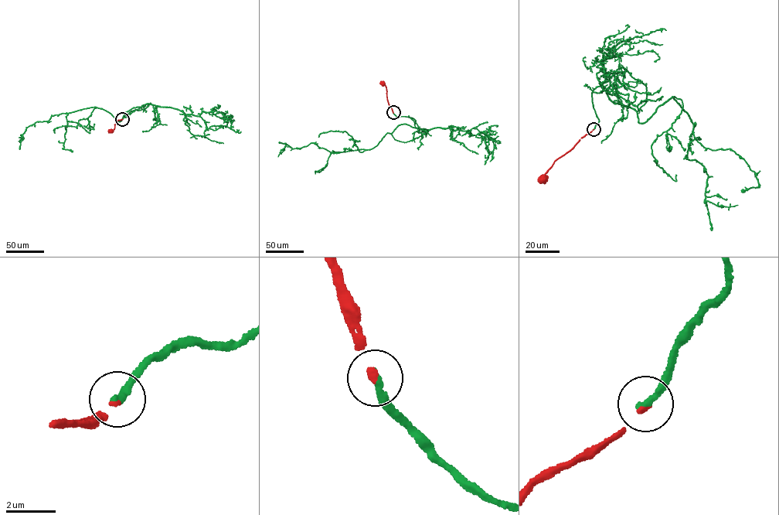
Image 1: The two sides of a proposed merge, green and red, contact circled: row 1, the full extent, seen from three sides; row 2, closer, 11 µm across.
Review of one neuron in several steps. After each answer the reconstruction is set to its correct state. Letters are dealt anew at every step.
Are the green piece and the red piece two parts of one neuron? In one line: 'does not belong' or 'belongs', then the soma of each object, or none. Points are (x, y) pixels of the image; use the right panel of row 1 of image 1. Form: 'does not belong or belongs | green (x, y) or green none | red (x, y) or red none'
belongs | green none | red (543, 179)

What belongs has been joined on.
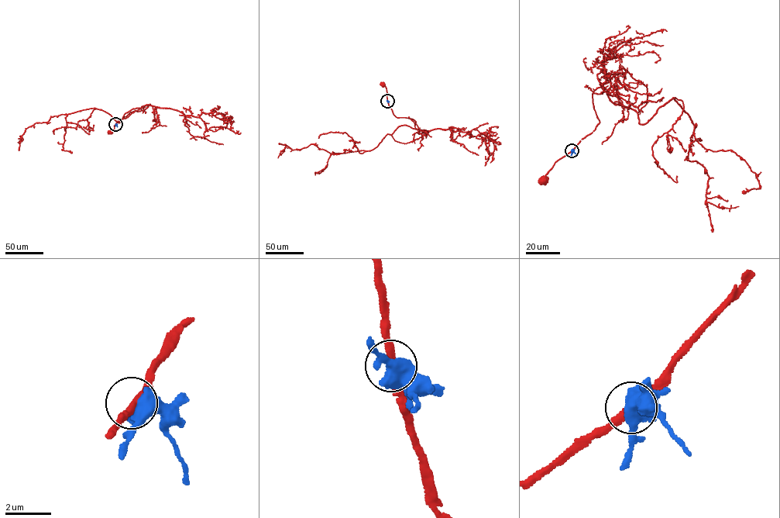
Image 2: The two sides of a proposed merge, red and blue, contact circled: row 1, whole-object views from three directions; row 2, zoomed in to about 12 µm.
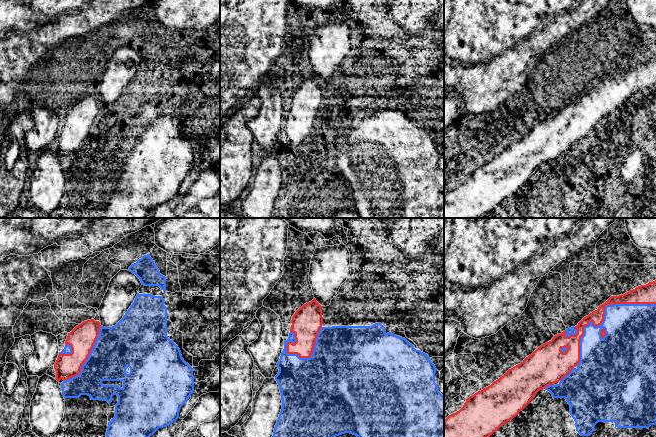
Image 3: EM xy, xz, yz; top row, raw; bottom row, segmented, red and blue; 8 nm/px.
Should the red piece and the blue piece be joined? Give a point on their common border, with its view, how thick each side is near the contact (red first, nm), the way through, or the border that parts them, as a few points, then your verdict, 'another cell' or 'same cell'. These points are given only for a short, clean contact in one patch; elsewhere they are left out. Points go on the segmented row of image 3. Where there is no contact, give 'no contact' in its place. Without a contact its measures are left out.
meets red in yz at (603, 319); 110 nm thick on the red side, 400 nm on the other; another cell

